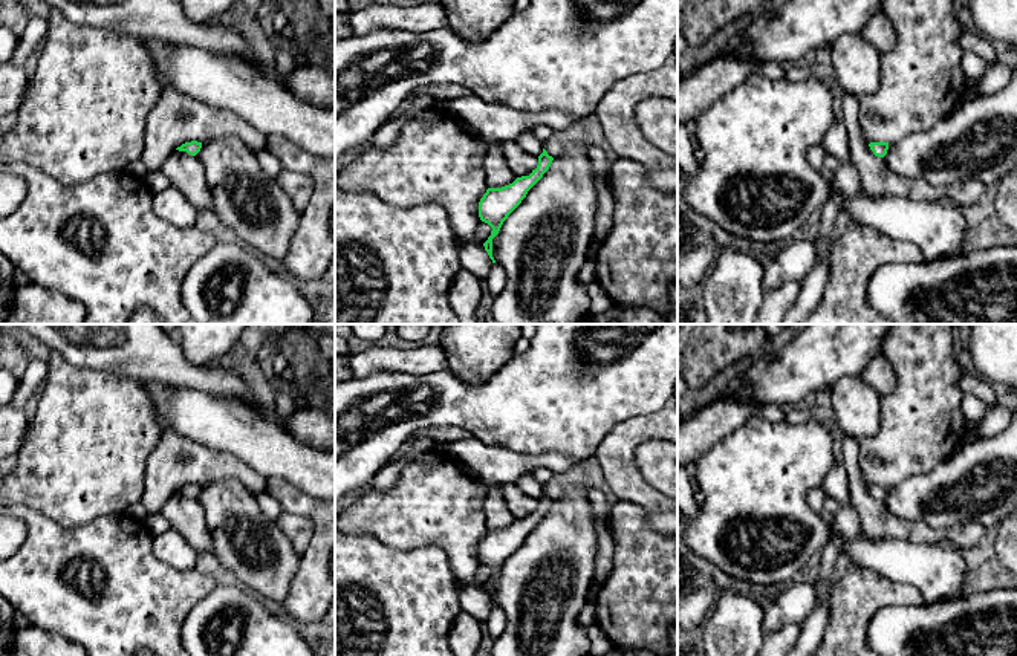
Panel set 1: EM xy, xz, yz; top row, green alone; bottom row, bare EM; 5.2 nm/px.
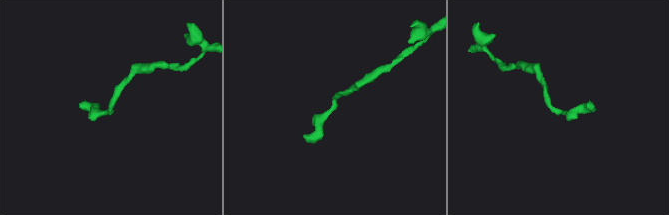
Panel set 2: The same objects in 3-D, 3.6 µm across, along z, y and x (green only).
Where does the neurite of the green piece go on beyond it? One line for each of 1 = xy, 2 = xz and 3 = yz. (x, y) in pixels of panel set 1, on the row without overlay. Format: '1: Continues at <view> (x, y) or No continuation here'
1: No continuation here
2: No continuation here
3: No continuation here

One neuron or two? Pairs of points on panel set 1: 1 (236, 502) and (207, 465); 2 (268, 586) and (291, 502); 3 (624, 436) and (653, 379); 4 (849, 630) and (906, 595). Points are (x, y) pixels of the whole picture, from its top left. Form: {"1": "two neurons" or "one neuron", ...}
{"1": "two neurons", "2": "two neurons", "3": "two neurons", "4": "one neuron"}

